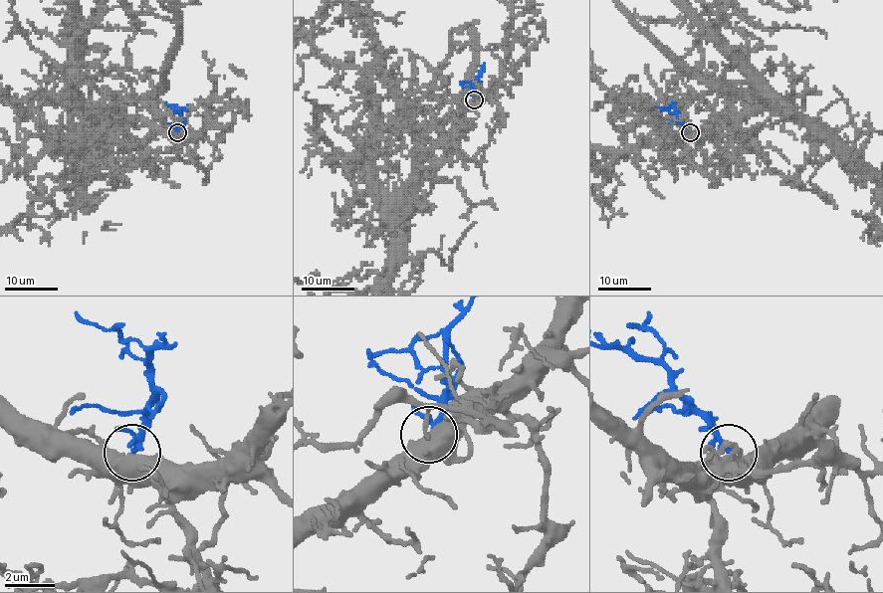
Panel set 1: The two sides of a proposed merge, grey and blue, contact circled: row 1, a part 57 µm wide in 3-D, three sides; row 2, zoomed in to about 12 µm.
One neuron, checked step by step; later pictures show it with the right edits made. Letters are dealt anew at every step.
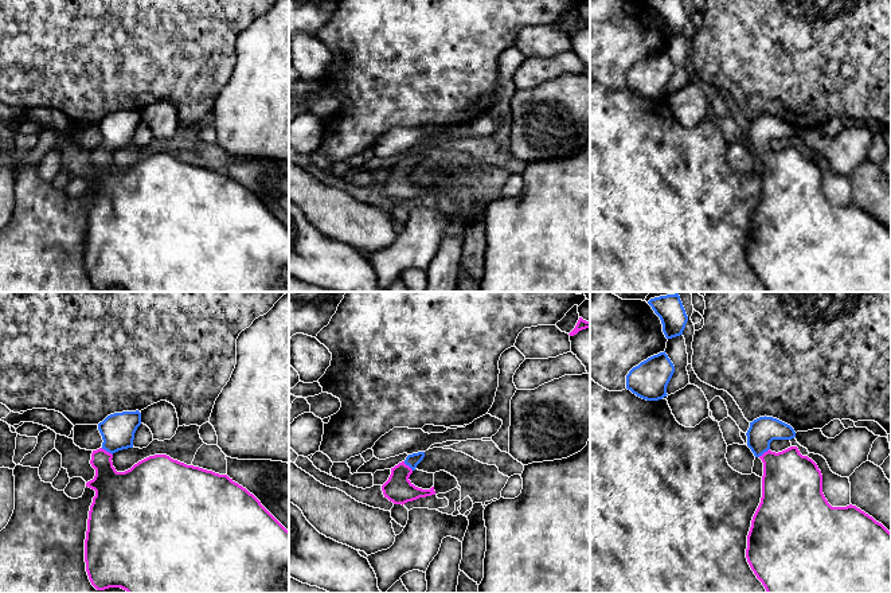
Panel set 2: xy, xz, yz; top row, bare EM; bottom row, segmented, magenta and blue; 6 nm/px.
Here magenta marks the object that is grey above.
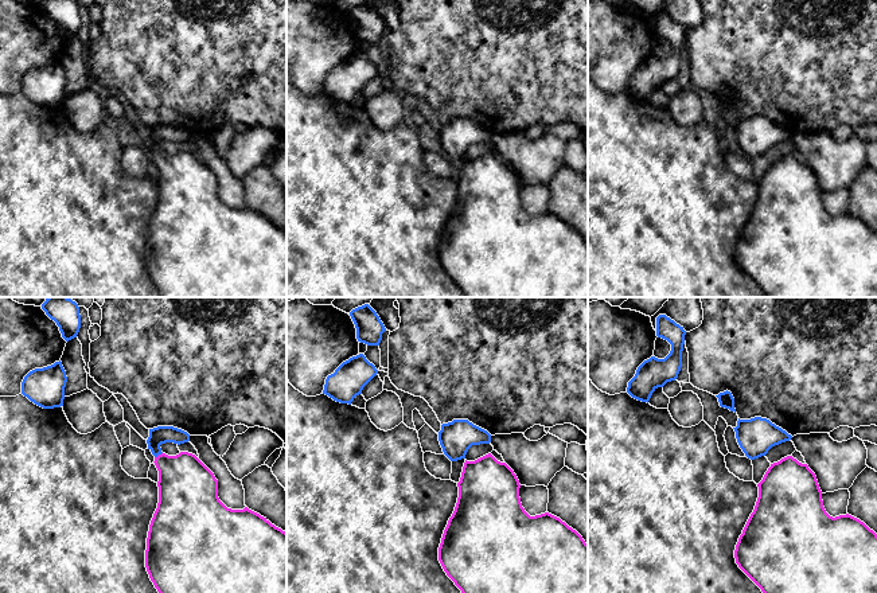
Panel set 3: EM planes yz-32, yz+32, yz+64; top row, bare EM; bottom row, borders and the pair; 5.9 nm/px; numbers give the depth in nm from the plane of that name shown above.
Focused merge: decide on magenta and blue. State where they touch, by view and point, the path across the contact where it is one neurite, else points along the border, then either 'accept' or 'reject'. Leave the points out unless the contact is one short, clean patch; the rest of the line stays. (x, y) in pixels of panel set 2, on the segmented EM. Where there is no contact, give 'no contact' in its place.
xy (105, 451) | across xy (116, 491), (106, 480), (105, 451), (114, 440), (117, 430) | accept

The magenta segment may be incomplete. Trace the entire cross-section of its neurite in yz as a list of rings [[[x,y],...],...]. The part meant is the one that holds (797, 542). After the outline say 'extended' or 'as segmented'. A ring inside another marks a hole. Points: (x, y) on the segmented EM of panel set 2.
[[[759,417],[750,422],[746,433],[747,446],[755,457],[763,463],[762,476],[762,498],[761,503],[753,516],[751,527],[747,535],[746,558],[747,562],[762,582],[767,593],[891,593],[891,532],[872,516],[857,508],[856,506],[832,507],[822,493],[822,475],[817,464],[808,456],[802,456],[797,446],[790,446],[782,452],[771,452],[770,442],[773,440],[792,440],[796,437],[794,429],[773,417]]]; extended

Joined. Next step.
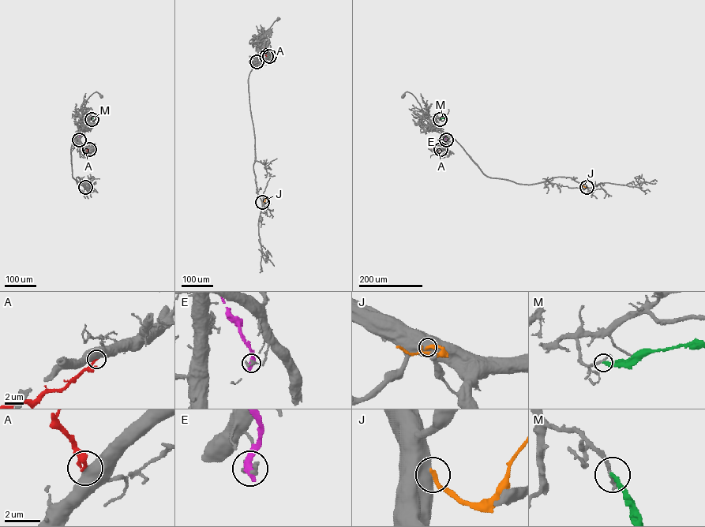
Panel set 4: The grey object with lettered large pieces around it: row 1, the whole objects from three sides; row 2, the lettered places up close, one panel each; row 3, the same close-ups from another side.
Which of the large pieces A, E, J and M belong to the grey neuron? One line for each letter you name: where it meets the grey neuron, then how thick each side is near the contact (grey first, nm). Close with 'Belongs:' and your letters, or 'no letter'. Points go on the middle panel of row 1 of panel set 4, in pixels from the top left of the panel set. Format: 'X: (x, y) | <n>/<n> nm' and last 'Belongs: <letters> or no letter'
A: (266, 56) | 600/220 nm
Belongs: A

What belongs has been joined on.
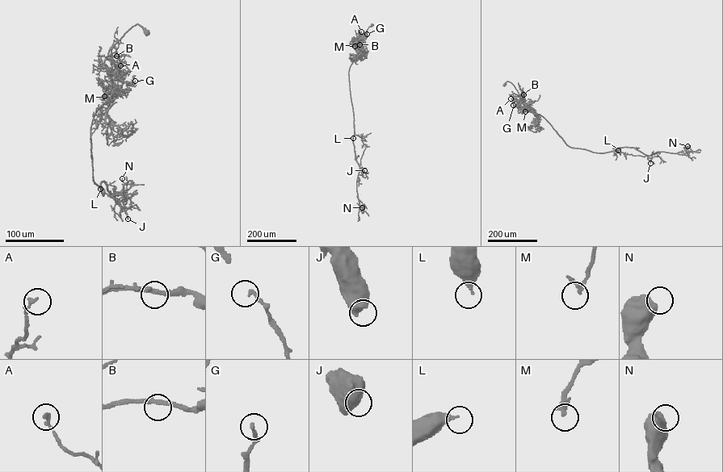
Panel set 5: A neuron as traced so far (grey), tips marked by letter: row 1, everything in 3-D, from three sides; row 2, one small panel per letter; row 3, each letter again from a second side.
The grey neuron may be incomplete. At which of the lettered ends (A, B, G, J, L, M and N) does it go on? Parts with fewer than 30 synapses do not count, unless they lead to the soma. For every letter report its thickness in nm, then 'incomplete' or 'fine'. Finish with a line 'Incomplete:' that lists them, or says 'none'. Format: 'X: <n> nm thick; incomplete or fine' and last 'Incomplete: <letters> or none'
A: 240 nm thick; fine
B: 260 nm thick; fine
G: 190 nm thick; fine
J: 750 nm thick; incomplete
L: 320 nm thick; fine
M: 300 nm thick; fine
N: 600 nm thick; fine
Incomplete: J

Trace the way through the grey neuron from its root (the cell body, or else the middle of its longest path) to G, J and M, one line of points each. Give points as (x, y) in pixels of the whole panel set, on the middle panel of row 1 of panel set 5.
G: (372, 25), (357, 38), (362, 43), (358, 48), (356, 42), (367, 34)
J: (372, 25), (357, 38), (362, 43), (361, 48), (348, 72), (354, 116), (354, 152), (359, 167), (364, 170)
M: (372, 25), (357, 38), (362, 45), (356, 49), (355, 46)

